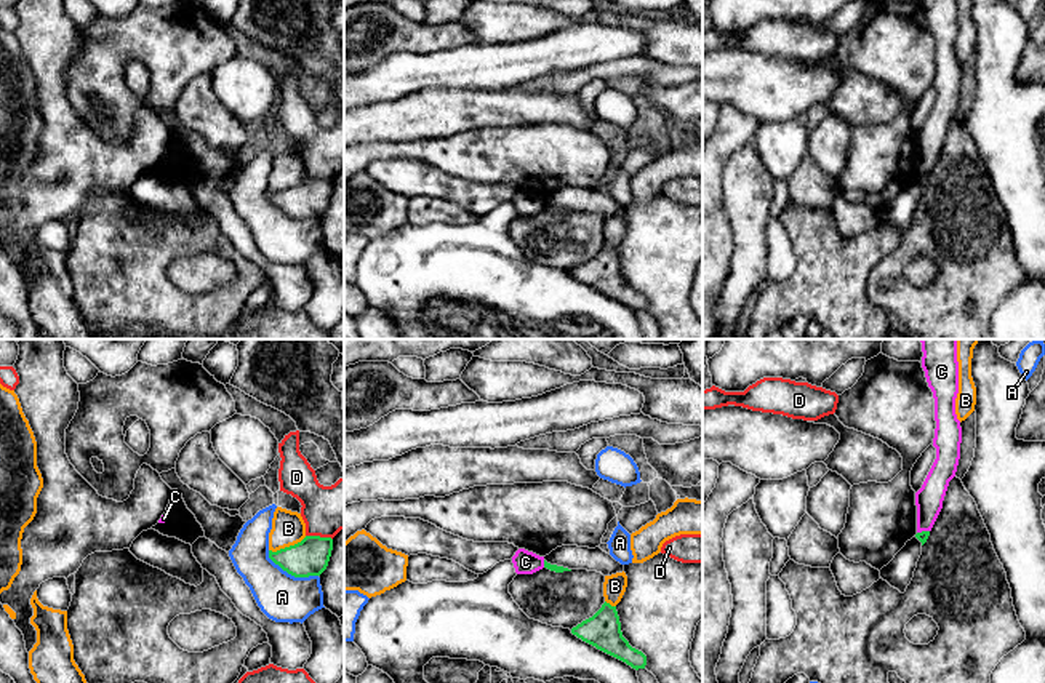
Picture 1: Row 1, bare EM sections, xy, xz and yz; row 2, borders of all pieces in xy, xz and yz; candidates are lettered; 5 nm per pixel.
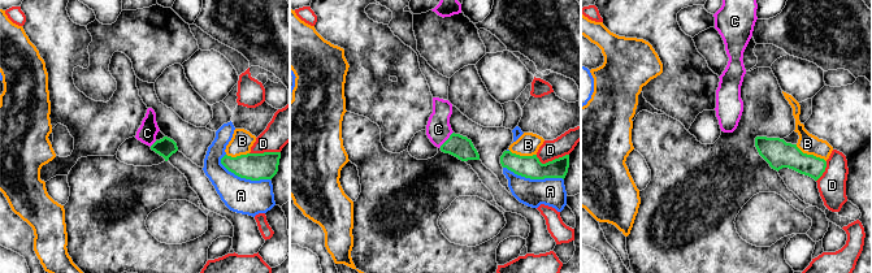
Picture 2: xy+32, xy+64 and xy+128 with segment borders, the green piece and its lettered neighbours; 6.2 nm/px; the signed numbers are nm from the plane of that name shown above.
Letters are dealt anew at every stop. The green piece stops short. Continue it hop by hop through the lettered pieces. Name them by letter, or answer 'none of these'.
none of these

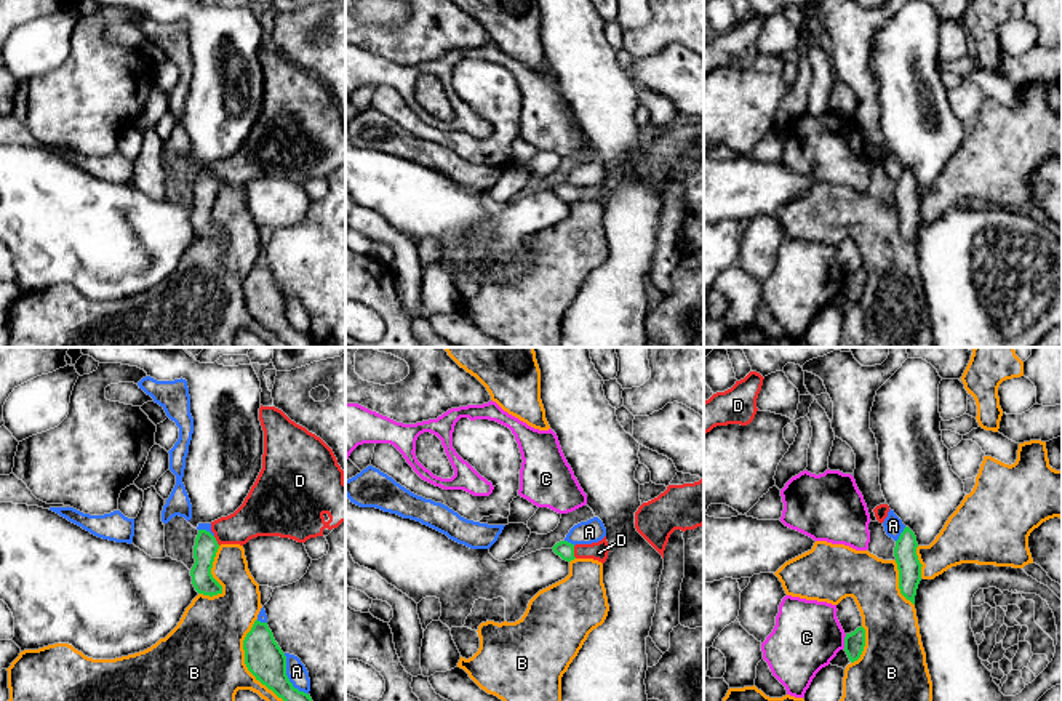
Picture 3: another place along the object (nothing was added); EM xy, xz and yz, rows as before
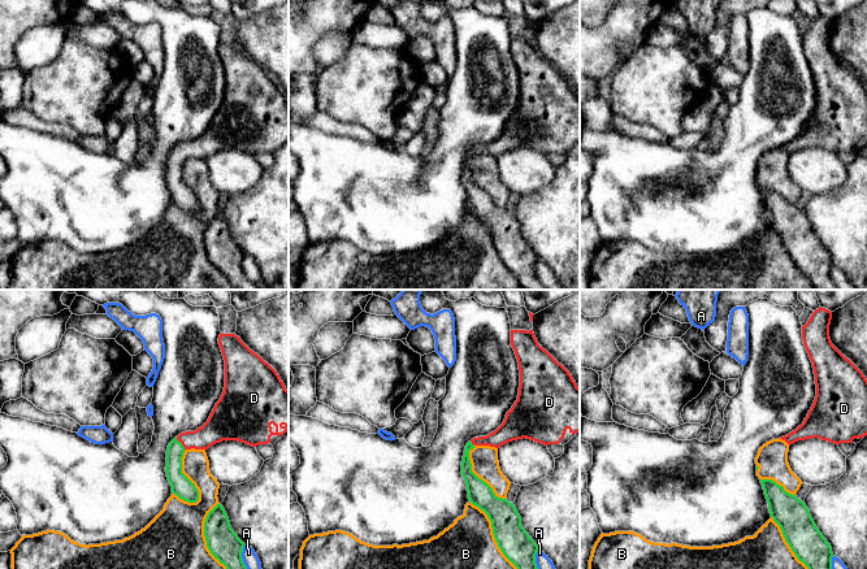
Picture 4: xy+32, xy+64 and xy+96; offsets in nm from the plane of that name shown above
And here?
D

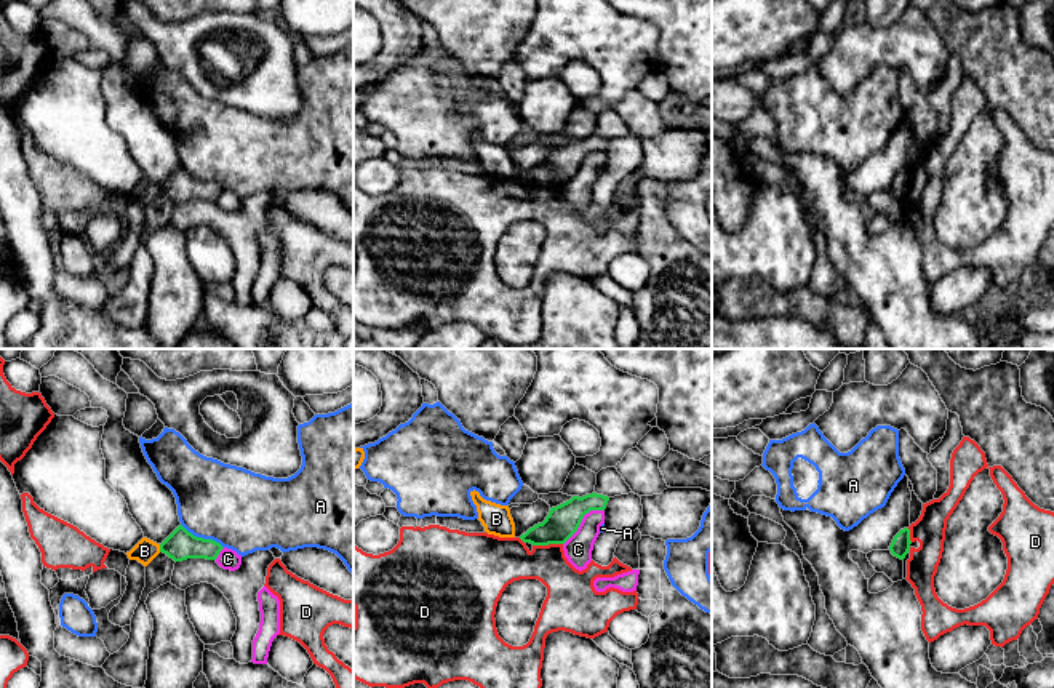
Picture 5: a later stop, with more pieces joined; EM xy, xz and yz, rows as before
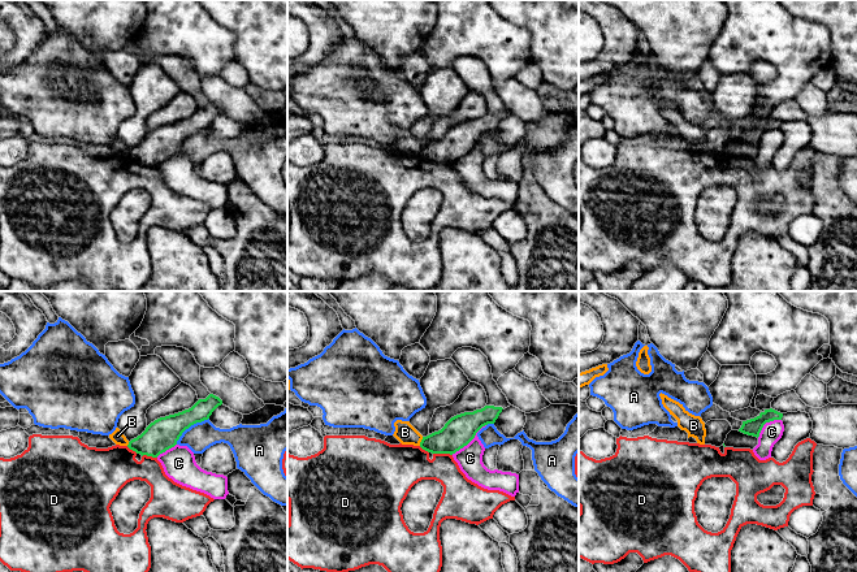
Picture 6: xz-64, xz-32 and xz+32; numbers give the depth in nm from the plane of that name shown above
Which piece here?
none of these

